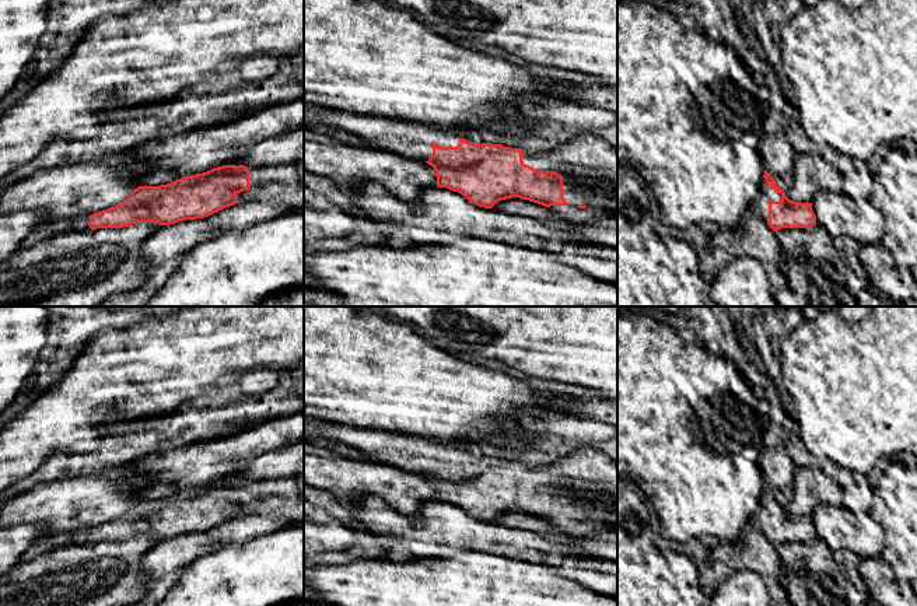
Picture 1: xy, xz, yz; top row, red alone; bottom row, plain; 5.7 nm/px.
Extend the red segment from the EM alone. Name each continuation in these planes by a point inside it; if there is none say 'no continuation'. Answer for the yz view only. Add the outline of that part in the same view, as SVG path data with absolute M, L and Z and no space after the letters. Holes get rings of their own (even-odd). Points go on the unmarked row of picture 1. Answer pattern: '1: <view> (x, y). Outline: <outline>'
1: yz (760, 518). Outline: M762 493L760 507L755 511L752 518L752 526L759 528L766 536L769 536L769 515L780 515L781 508L777 507L771 500L766 497L766 493Z

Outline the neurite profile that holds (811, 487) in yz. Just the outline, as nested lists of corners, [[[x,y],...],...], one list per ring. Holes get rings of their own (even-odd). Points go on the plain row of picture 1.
[[[795,467],[792,497],[784,504],[790,514],[812,516],[819,504],[843,505],[843,490],[820,467]]]

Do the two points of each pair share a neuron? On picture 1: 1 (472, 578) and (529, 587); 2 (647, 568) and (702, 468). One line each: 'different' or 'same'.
1: same
2: different

